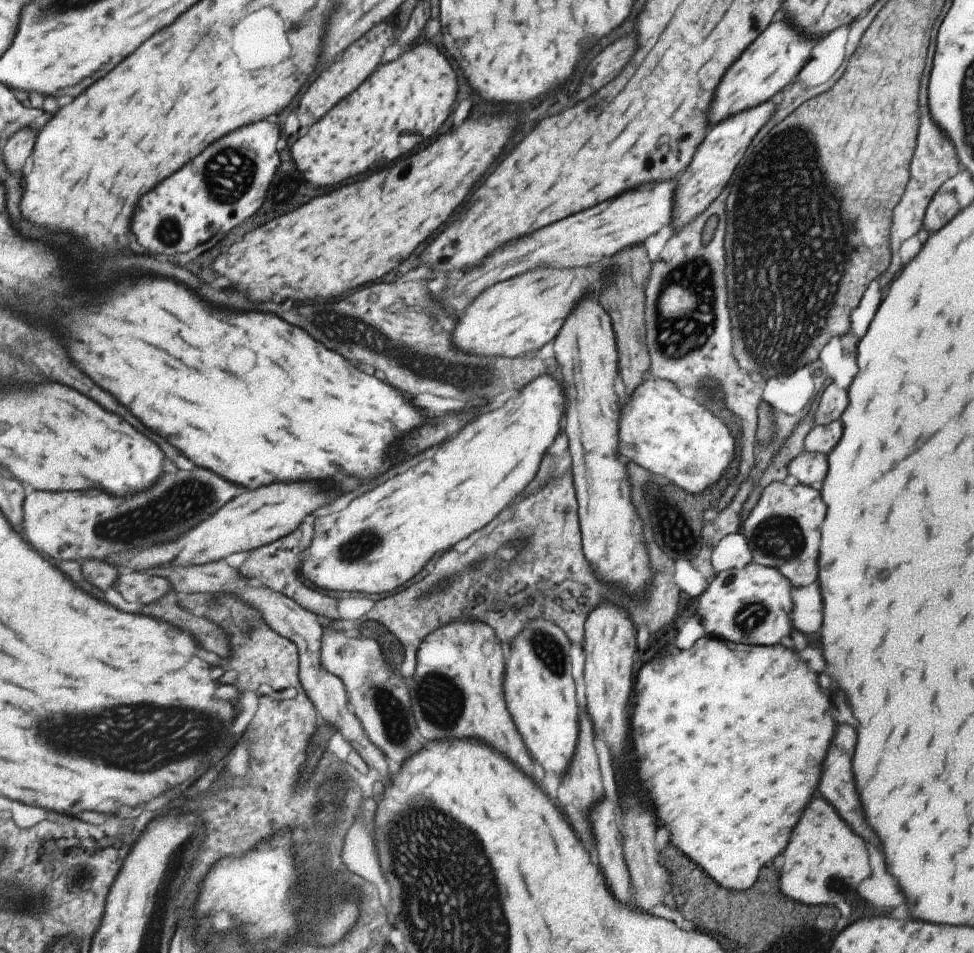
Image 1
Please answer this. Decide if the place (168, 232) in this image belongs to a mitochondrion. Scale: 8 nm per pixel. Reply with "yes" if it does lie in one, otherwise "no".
yes

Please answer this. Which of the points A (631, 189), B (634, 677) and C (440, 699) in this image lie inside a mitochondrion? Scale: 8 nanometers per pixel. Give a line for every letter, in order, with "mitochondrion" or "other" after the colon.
A: other
B: other
C: mitochondrion

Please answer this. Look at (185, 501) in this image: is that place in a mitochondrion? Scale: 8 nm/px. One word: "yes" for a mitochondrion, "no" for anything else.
yes

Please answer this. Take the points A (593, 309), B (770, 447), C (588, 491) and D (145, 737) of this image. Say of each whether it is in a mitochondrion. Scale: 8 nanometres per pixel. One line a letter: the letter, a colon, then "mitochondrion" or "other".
A: other
B: other
C: other
D: mitochondrion

